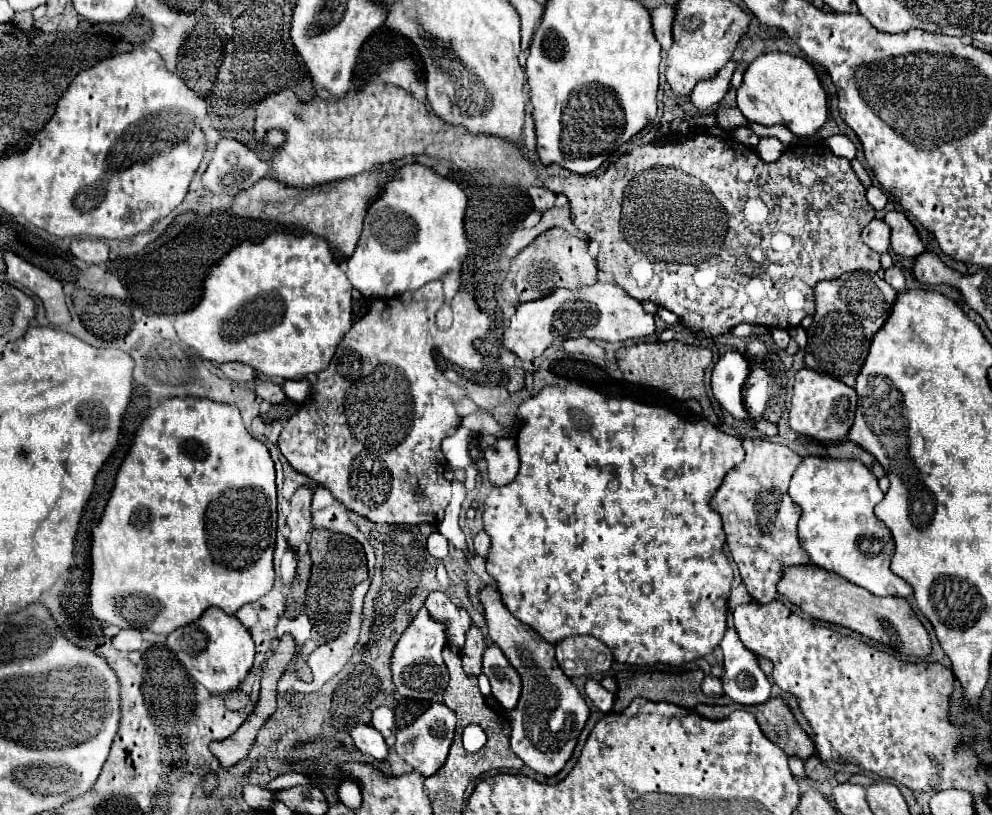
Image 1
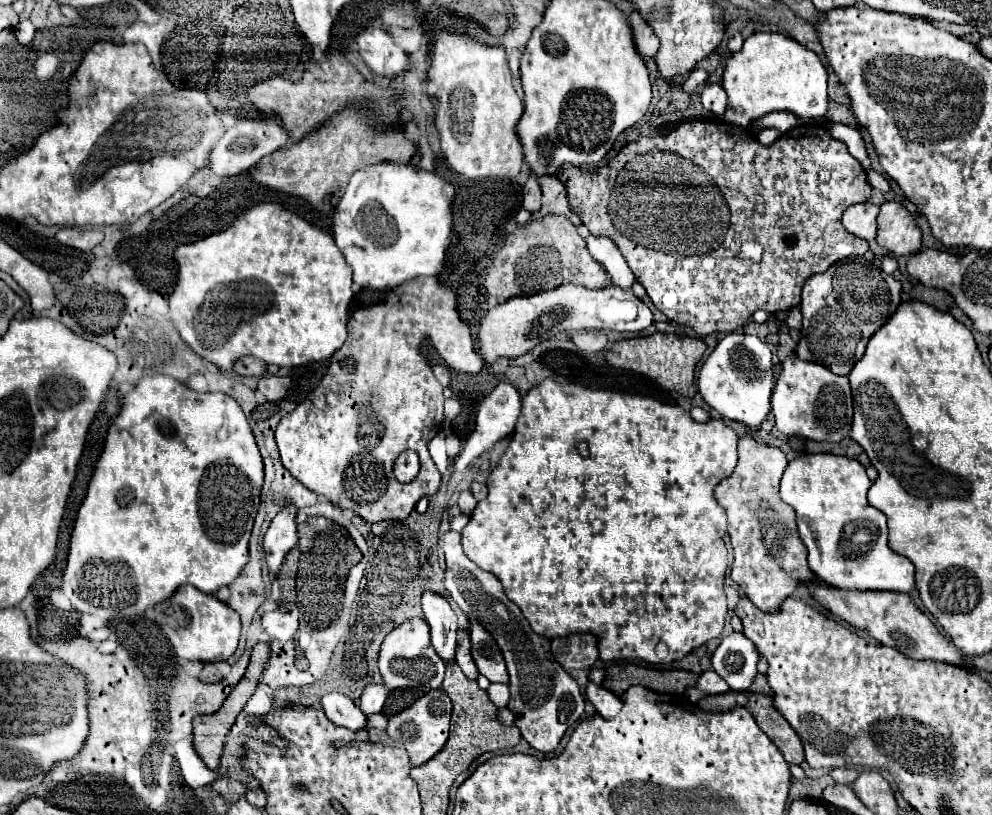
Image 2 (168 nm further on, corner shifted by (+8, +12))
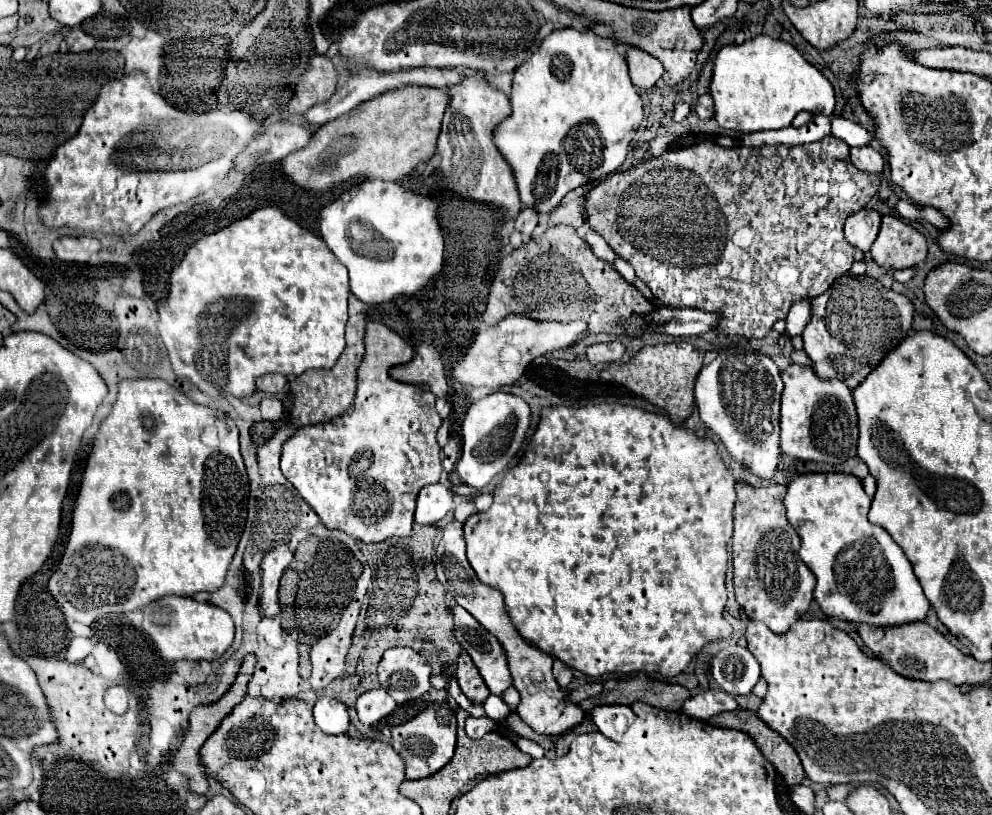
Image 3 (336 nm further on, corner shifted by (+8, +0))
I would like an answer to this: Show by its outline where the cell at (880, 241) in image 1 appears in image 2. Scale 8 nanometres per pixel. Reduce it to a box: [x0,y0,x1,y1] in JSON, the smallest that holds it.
[842,202,878,242]

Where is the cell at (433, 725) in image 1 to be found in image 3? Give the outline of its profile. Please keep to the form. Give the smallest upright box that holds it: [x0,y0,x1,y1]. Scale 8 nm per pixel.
[392,702,456,780]

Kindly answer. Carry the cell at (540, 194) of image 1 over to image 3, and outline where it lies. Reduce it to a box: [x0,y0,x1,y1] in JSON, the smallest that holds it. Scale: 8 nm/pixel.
[516,210,538,236]

